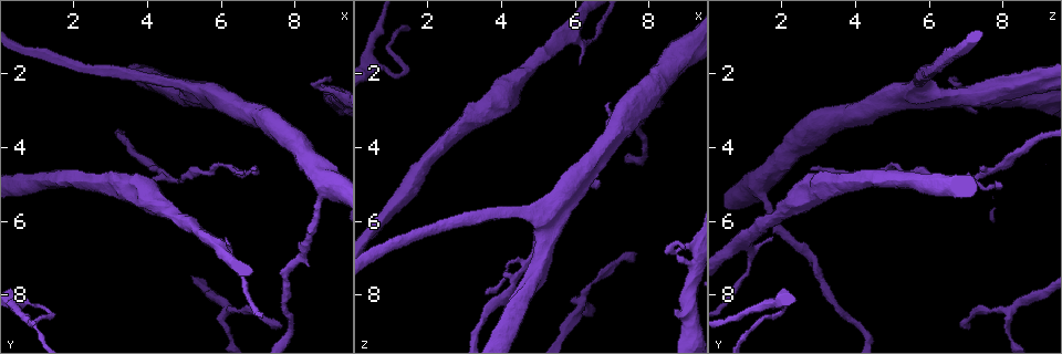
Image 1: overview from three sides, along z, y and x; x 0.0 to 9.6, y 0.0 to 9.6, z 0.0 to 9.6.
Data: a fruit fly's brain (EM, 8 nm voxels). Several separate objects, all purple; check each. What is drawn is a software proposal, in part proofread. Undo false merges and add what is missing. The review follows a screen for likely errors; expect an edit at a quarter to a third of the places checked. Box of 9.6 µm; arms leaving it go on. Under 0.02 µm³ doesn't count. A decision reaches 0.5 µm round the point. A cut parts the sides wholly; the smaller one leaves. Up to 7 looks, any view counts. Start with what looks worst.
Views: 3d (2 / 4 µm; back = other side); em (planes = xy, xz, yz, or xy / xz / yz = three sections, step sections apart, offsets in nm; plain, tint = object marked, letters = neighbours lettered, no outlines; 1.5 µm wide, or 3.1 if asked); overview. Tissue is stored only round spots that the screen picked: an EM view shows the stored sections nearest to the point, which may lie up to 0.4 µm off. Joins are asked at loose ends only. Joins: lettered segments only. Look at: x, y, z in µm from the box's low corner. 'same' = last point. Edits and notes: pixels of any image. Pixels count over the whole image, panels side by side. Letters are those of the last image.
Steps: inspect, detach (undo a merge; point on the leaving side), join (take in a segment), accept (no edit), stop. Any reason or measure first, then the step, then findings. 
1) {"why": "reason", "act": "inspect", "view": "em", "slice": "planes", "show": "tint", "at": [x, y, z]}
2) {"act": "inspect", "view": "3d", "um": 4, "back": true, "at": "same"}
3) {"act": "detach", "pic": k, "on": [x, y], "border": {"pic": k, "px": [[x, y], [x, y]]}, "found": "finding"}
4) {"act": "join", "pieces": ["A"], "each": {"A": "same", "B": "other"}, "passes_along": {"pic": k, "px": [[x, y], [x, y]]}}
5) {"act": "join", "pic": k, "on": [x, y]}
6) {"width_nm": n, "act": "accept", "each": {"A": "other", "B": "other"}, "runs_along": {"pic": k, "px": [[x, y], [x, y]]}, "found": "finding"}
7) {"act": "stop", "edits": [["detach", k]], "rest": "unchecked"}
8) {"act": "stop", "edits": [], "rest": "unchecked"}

{"why": "thin end", "act": "inspect", "view": "3d", "um": 2, "at": [7.60, 8.85, 6.90]}

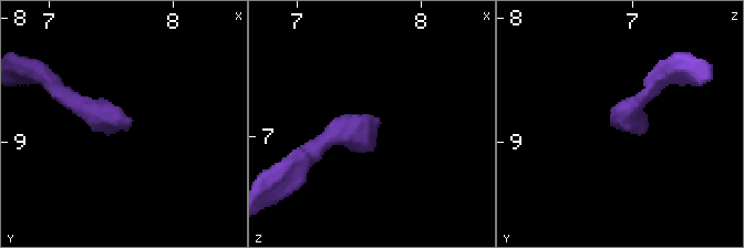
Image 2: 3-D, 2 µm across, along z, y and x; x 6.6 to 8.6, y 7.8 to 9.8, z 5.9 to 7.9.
{"act": "inspect", "view": "em", "slice": "xz", "step": 4, "show": "tint", "at": [7.62, 8.90, 6.90]}

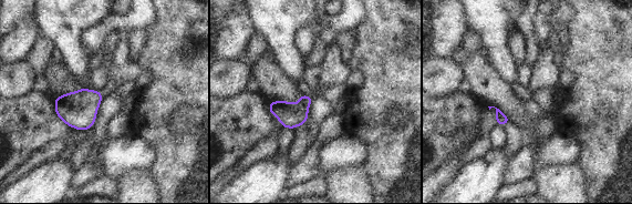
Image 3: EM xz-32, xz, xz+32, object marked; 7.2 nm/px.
{"act": "inspect", "view": "em", "slice": "planes", "show": "letters", "at": "same"}

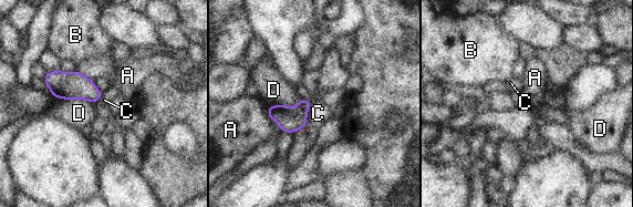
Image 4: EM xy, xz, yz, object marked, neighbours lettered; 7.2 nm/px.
{"width_nm": 170, "longest_contact_nm": ["D", 280], "act": "accept", "each": {"A": "other", "B": "other", "C": "other", "D": "other"}, "found": "no lettered segment goes on from it"}

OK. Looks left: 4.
{"why": "thick end", "act": "inspect", "view": "em", "slice": "yz", "step": 8, "show": "letters", "at": [8.70, 2.35, 8.45]}

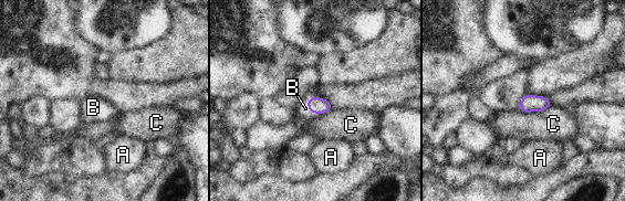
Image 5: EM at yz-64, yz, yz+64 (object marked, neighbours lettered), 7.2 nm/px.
{"act": "inspect", "view": "em", "slice": "xz", "step": 8, "show": "letters", "at": "same"}

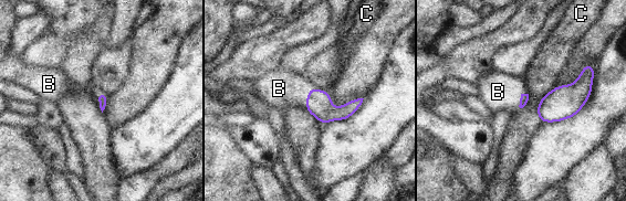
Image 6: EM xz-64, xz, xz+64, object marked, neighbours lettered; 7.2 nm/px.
{"act": "join", "pieces": ["B"], "each": {"B": "same", "C": "other"}, "passes_along": {"pic": 6, "px": [[319, 103], [306, 98], [279, 88]]}, "found": "the cell continues"}

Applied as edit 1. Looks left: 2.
{"why": "free end", "act": "inspect", "view": "em", "slice": "xy", "step": 4, "show": "letters", "at": [6.15, 6.45, 1.70]}

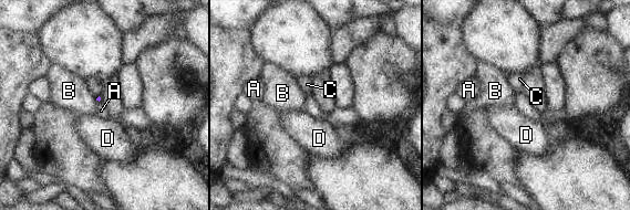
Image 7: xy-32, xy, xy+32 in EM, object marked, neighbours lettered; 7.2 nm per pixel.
{"why": "another direction", "act": "inspect", "view": "em", "slice": "planes", "show": "letters", "at": "same"}

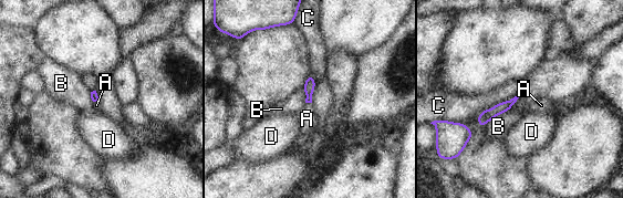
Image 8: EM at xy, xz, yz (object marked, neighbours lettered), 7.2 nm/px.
{"longest_contact_nm": ["C", 340], "act": "accept", "each": {"A": "other", "B": "other", "C": "other", "D": "other"}, "runs_along": {"pic": 8, "px": [[510, 103], [492, 112], [481, 123]]}, "found": "none of them fits"}

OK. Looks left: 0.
{"act": "stop", "edits": [["join", 6]], "rest": "unchecked"}

